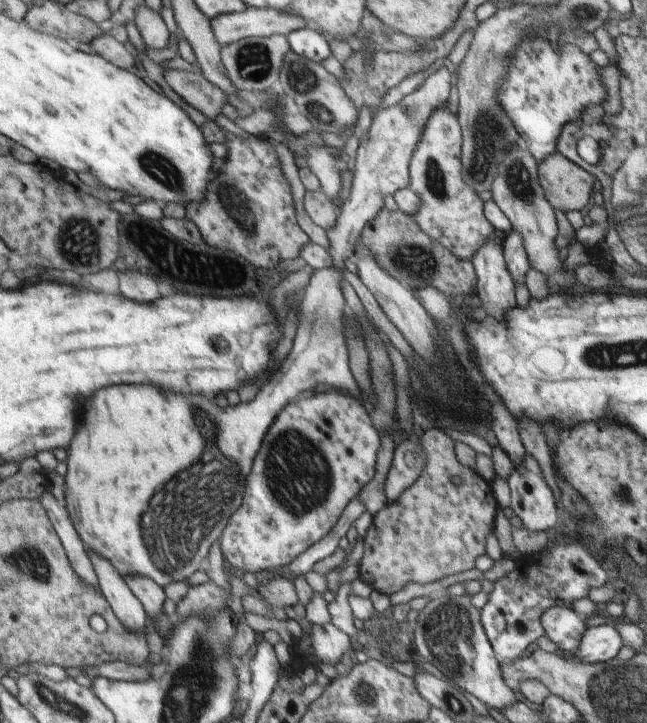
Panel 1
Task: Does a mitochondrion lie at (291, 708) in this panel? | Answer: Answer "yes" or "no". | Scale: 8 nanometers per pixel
no

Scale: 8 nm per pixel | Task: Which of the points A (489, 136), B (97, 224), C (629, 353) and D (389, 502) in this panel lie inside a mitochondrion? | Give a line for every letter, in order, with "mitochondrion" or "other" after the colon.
A: mitochondrion
B: mitochondrion
C: mitochondrion
D: other

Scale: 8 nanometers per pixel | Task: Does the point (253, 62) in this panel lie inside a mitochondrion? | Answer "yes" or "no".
yes

